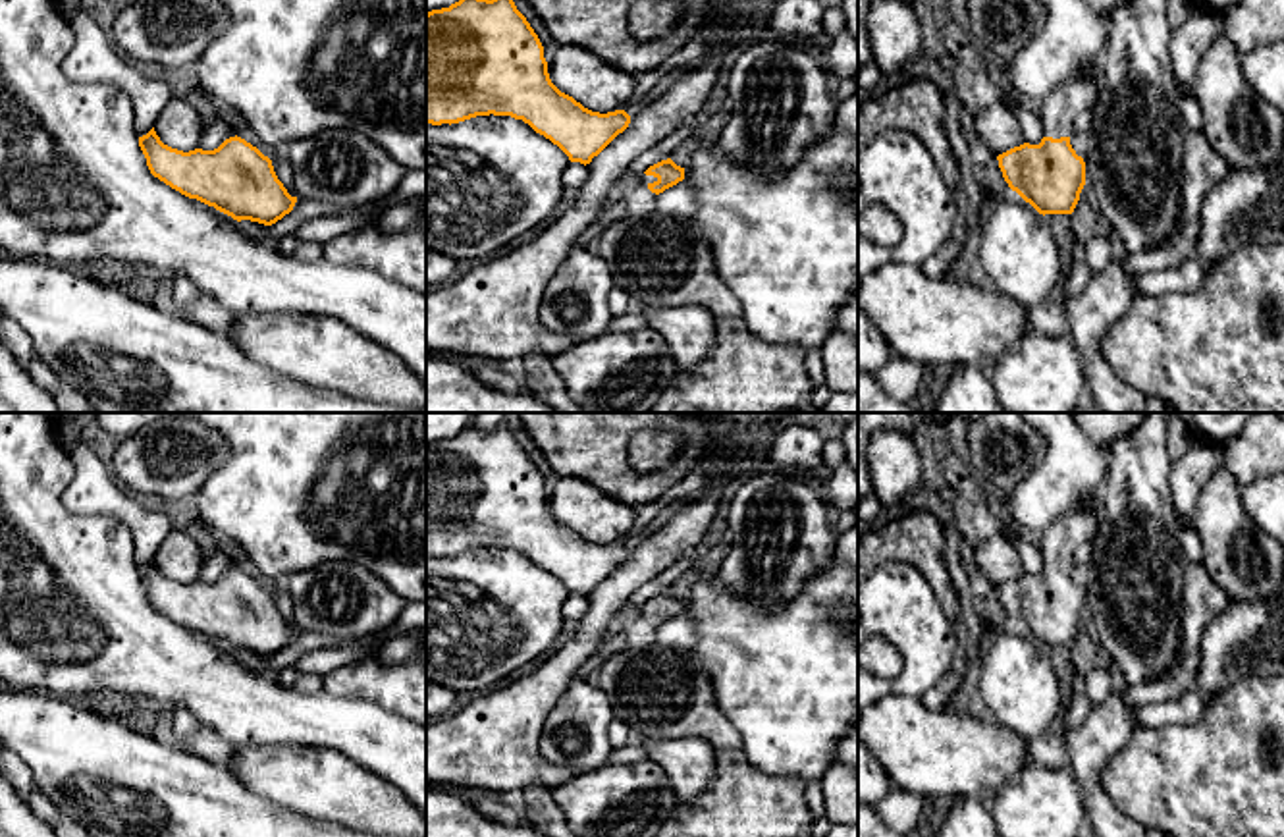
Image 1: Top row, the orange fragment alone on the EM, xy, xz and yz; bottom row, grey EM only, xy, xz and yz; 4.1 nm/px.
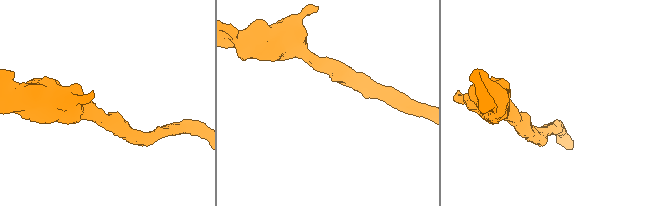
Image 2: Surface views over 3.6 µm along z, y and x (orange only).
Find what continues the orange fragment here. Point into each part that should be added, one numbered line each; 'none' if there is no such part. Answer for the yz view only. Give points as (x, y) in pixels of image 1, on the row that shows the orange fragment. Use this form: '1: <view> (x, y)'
1: yz (1057, 112)

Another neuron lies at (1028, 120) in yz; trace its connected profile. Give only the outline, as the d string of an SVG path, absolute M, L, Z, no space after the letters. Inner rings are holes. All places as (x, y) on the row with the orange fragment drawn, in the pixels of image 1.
M1001 96L1001 102L1008 108L1008 112L1018 120L1022 127L1022 135L1026 143L1039 145L1043 139L1041 120L1035 112L1028 110L1024 104L1006 100Z

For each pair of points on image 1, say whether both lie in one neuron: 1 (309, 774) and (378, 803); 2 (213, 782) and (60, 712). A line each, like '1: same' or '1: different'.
1: same
2: same

